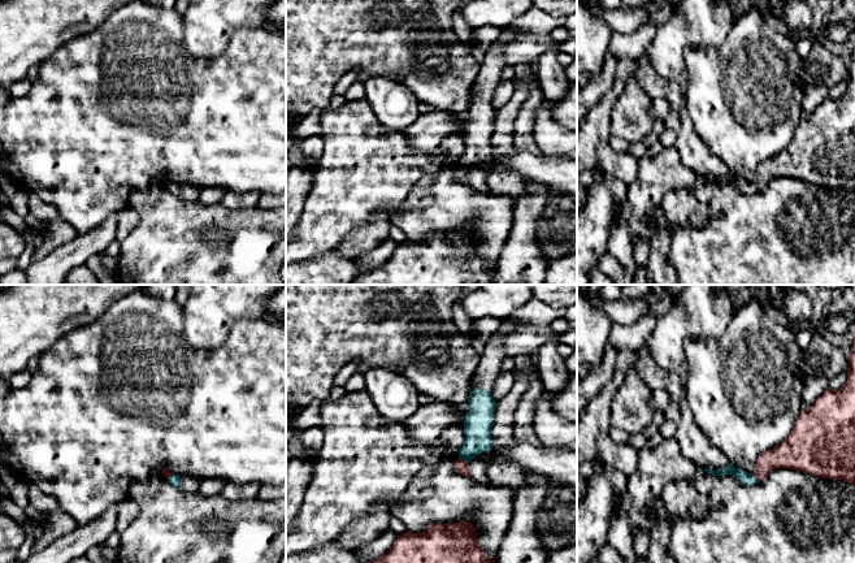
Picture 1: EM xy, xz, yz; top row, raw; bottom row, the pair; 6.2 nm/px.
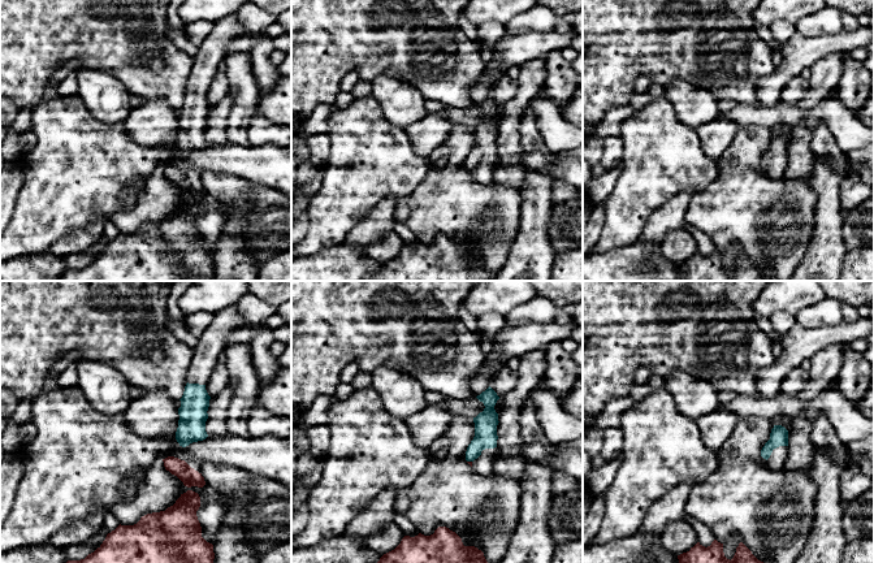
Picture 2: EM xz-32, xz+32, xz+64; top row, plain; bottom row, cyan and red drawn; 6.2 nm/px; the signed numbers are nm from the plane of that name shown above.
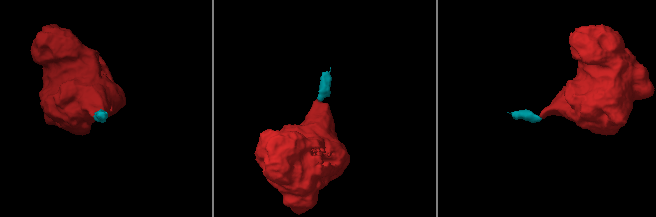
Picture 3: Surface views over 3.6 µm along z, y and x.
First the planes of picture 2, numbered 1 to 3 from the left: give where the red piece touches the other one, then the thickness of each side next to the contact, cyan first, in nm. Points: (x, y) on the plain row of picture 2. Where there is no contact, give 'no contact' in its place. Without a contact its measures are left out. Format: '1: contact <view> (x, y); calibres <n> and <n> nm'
1: no contact
2: contact xz+32 (470, 169); calibres 140 and 20 nm
3: no contact

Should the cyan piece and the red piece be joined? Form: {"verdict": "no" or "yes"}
{"verdict": "yes"}

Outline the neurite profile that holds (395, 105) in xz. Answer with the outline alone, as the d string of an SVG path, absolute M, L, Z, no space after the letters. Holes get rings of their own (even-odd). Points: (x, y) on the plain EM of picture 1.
M379 75L368 78L364 86L365 100L386 127L404 131L420 116L418 99L407 86Z

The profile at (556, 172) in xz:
M518 151L507 157L490 157L477 165L487 173L513 173L521 179L541 183L547 190L577 196L577 160L564 153Z

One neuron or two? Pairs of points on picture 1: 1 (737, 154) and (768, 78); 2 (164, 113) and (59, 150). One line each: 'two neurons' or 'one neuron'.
1: one neuron
2: one neuron

